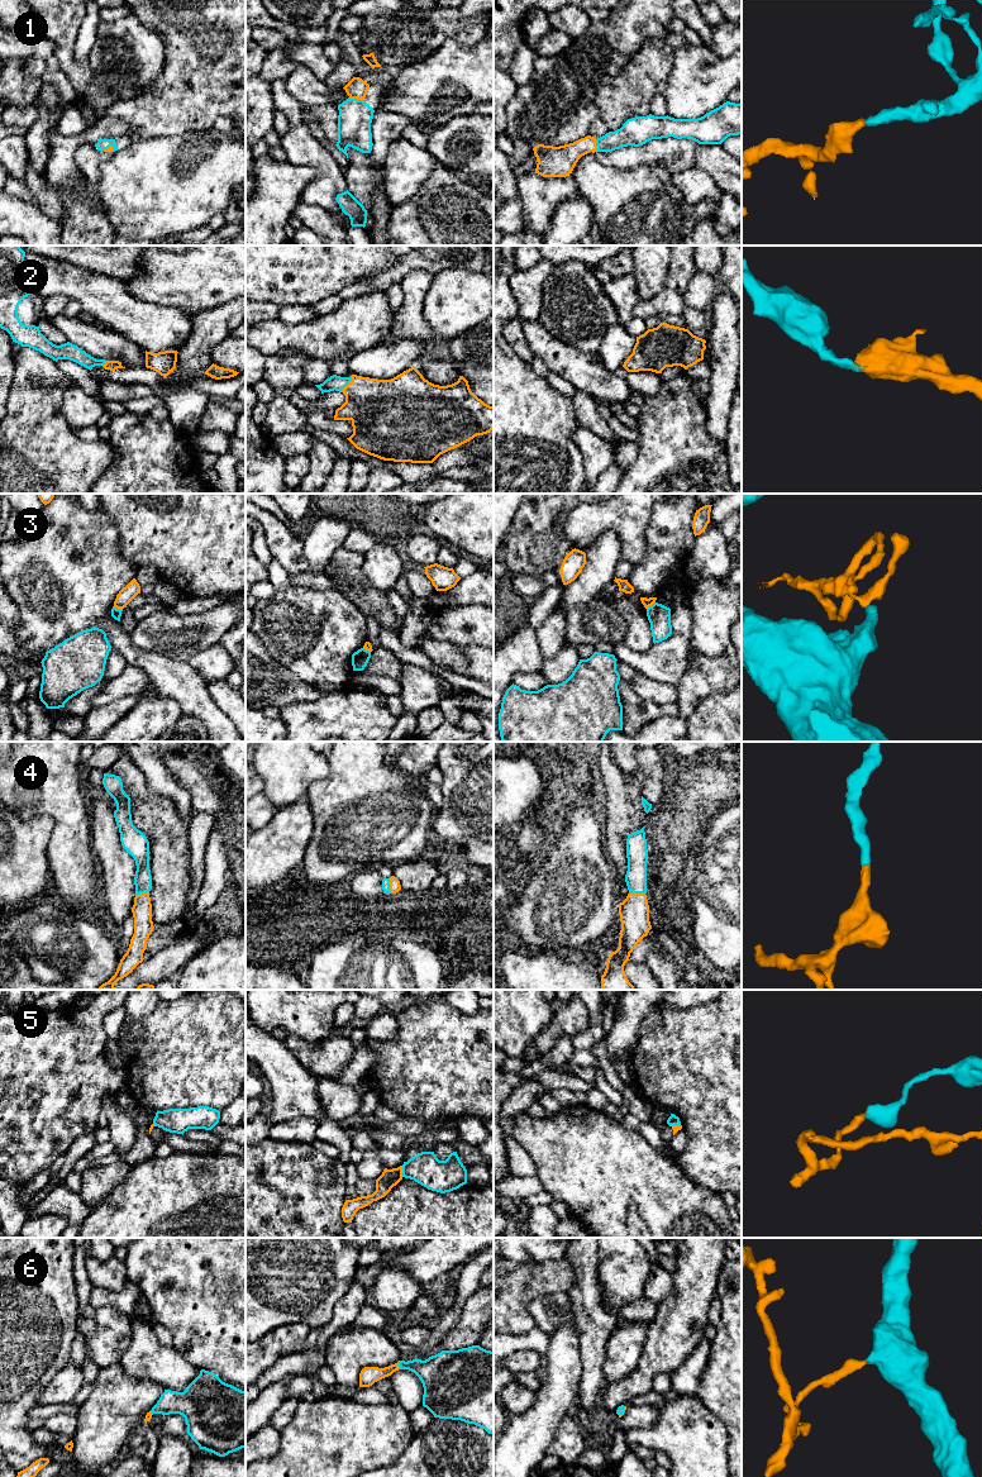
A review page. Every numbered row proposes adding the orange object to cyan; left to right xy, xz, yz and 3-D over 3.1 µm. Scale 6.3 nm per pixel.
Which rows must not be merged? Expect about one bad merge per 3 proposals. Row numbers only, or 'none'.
3, 5

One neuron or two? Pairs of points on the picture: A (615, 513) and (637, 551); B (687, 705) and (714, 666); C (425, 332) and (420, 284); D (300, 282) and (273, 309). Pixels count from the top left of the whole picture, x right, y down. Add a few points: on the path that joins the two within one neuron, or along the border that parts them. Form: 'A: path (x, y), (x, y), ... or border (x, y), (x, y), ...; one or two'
A: path (624, 522), (632, 529), (633, 542); one
B: path (690, 695), (691, 690), (704, 676); one
C: path (414, 320), (414, 295); one
D: border (258, 301), (273, 301), (282, 305); two

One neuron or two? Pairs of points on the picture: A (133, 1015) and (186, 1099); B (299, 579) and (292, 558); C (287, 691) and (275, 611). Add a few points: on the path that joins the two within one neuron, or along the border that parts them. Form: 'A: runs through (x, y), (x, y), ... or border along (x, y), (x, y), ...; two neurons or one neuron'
A: border along (158, 1003), (139, 1022), (125, 1023); two neurons
B: border along (273, 558), (291, 575), (305, 572); two neurons
C: border along (263, 644), (273, 658), (308, 684); two neurons

